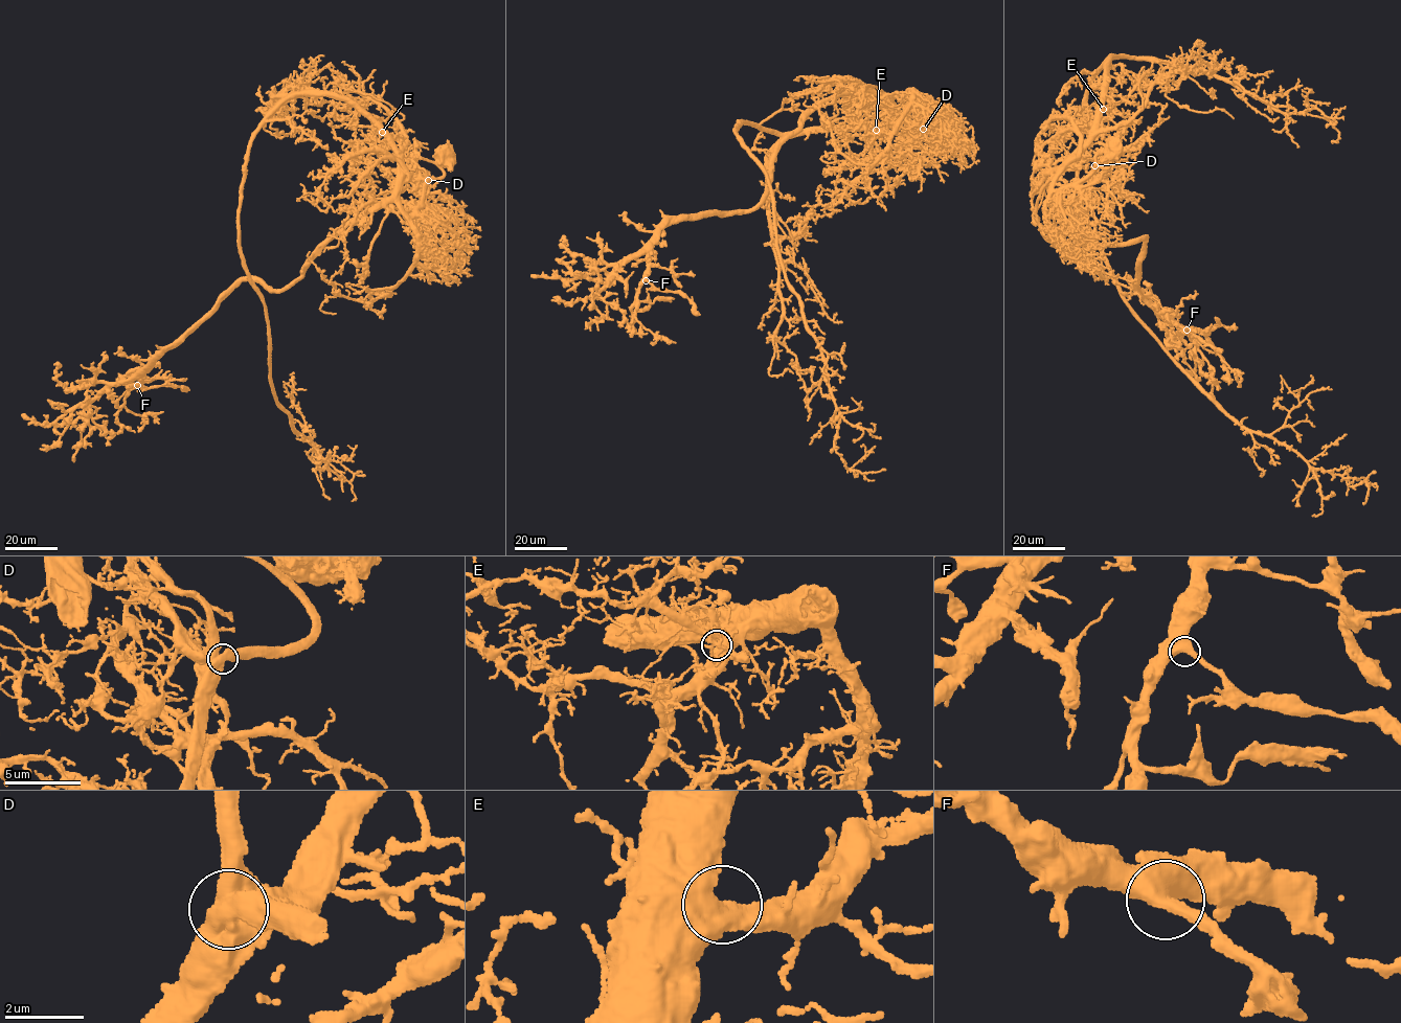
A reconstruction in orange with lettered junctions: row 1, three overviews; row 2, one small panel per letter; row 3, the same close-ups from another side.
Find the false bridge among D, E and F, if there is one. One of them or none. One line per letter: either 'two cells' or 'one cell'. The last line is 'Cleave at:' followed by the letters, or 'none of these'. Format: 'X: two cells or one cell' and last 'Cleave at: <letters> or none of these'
D: one cell
E: one cell
F: one cell
Cleave at: none of these

